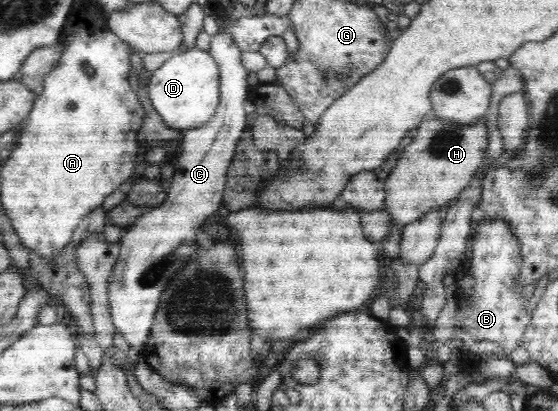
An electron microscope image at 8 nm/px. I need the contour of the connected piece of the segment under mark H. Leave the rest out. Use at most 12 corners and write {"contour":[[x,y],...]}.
{"contour":[[485,117],[424,120],[384,182],[402,230],[446,209],[488,145]]}

